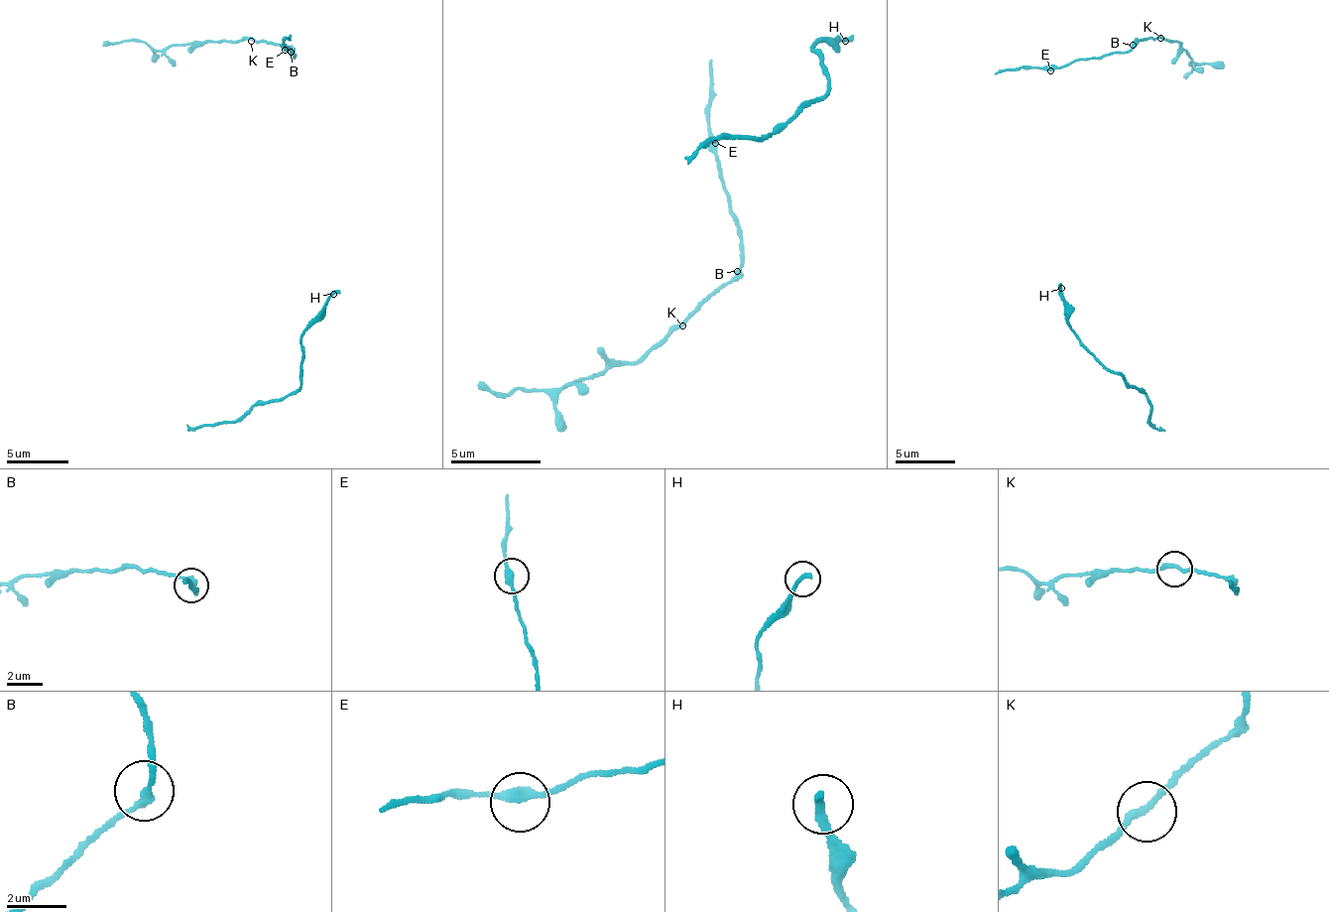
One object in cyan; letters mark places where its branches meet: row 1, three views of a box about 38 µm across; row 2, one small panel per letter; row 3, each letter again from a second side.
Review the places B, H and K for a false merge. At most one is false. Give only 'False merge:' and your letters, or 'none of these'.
False merge: B

